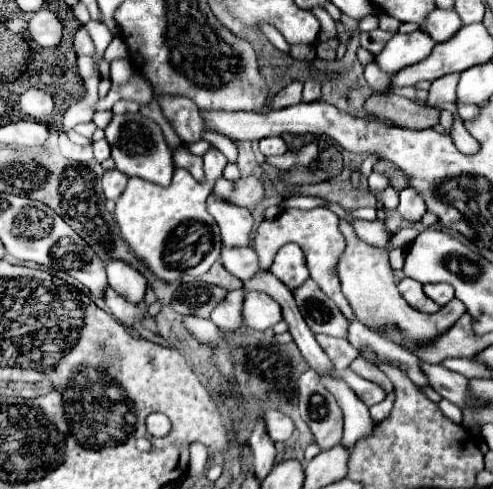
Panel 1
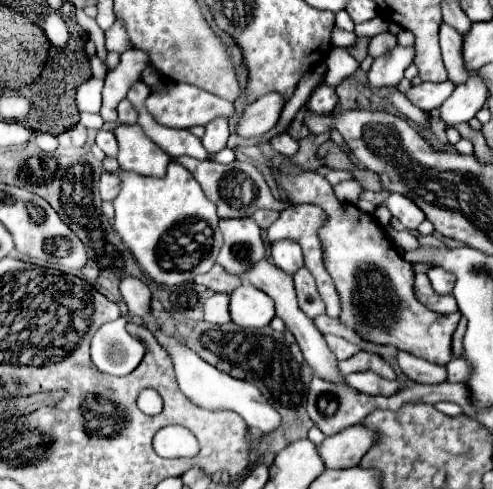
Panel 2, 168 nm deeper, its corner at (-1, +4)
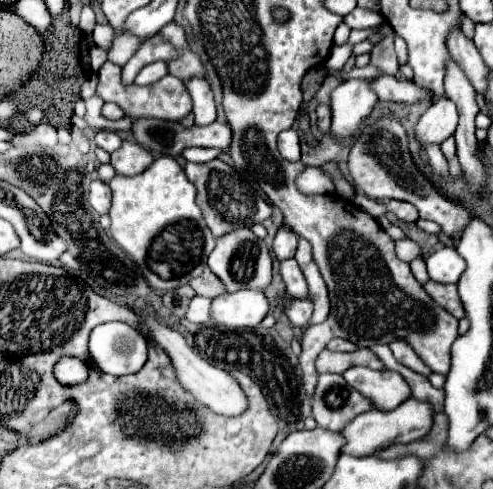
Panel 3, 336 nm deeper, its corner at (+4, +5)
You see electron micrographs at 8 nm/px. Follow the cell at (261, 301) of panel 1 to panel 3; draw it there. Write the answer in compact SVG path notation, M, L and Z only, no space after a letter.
M259 290L221 294L211 302L211 322L221 330L255 328L269 314L269 302Z

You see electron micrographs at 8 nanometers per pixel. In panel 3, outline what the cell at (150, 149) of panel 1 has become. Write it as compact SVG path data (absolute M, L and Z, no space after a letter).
M123 142L123 146L111 154L111 166L121 176L135 176L153 162L153 156L135 142Z

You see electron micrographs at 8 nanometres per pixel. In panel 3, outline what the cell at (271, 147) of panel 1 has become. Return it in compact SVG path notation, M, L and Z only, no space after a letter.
M293 128L279 134L279 152L289 162L299 160L299 136L297 136L297 132Z

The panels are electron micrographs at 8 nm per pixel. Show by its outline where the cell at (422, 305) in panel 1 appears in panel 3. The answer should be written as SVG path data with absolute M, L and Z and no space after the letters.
M427 282L425 284L425 290L427 294L439 304L443 306L447 312L451 312L455 318L463 318L465 316L465 310L463 310L463 304L461 304L461 298L457 294L457 284L439 284L439 282Z

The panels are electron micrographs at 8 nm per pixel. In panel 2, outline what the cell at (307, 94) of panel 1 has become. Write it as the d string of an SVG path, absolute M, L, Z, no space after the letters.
M322 83L312 91L312 95L308 99L308 109L316 111L316 113L328 113L328 111L334 111L336 103L338 103L336 91L330 89L326 83Z

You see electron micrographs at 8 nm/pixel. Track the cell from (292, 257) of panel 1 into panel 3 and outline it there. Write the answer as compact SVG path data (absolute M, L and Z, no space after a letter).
M279 228L279 232L275 234L275 240L273 240L273 252L279 260L285 260L285 258L293 258L295 256L295 248L297 248L297 240L299 236L289 230L289 228Z

